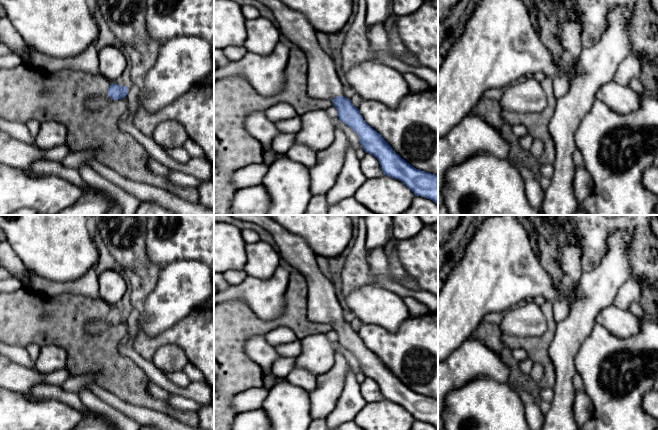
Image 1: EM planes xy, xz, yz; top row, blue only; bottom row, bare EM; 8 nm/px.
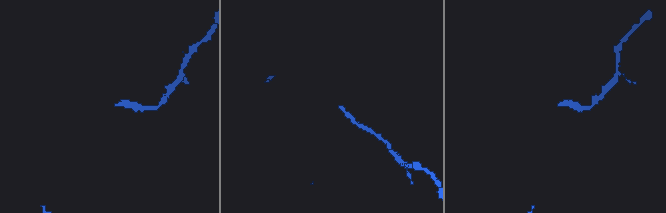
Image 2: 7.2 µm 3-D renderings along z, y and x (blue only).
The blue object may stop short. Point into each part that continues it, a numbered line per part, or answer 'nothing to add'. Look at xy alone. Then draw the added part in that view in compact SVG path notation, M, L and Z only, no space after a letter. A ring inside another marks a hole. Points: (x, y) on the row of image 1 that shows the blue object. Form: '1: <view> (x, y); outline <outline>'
1: xy (96, 102); outline M108 92L88 98L85 105L90 110L99 110L104 108L112 99L108 96Z

